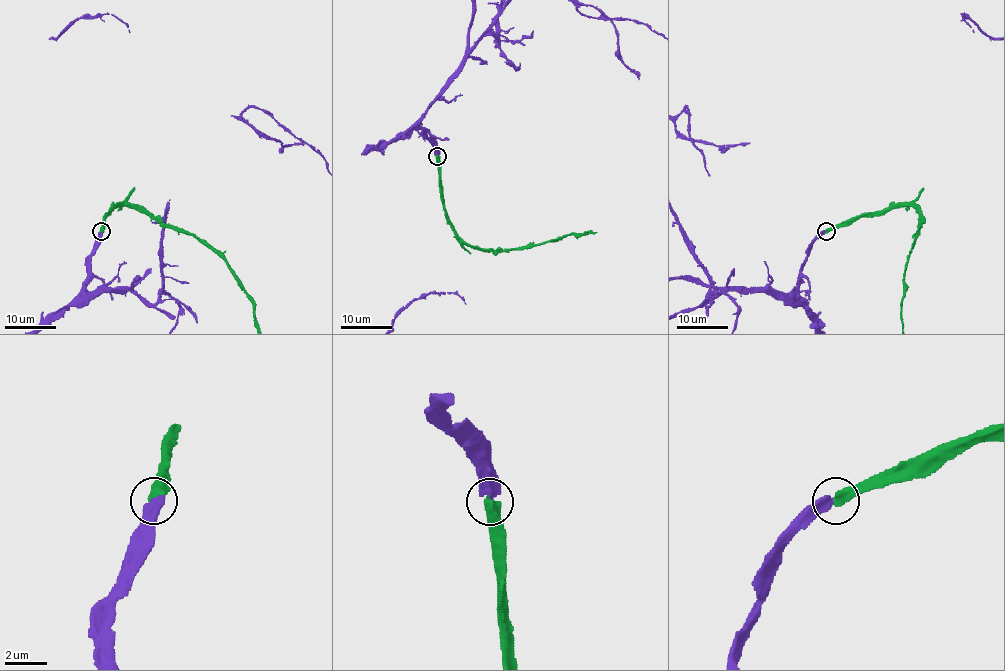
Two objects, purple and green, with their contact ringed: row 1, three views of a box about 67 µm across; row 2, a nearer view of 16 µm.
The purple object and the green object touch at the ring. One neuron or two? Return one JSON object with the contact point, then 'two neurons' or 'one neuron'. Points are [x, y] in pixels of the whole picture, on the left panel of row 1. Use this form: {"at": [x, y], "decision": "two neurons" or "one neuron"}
{"at": [101, 231], "decision": "one neuron"}

